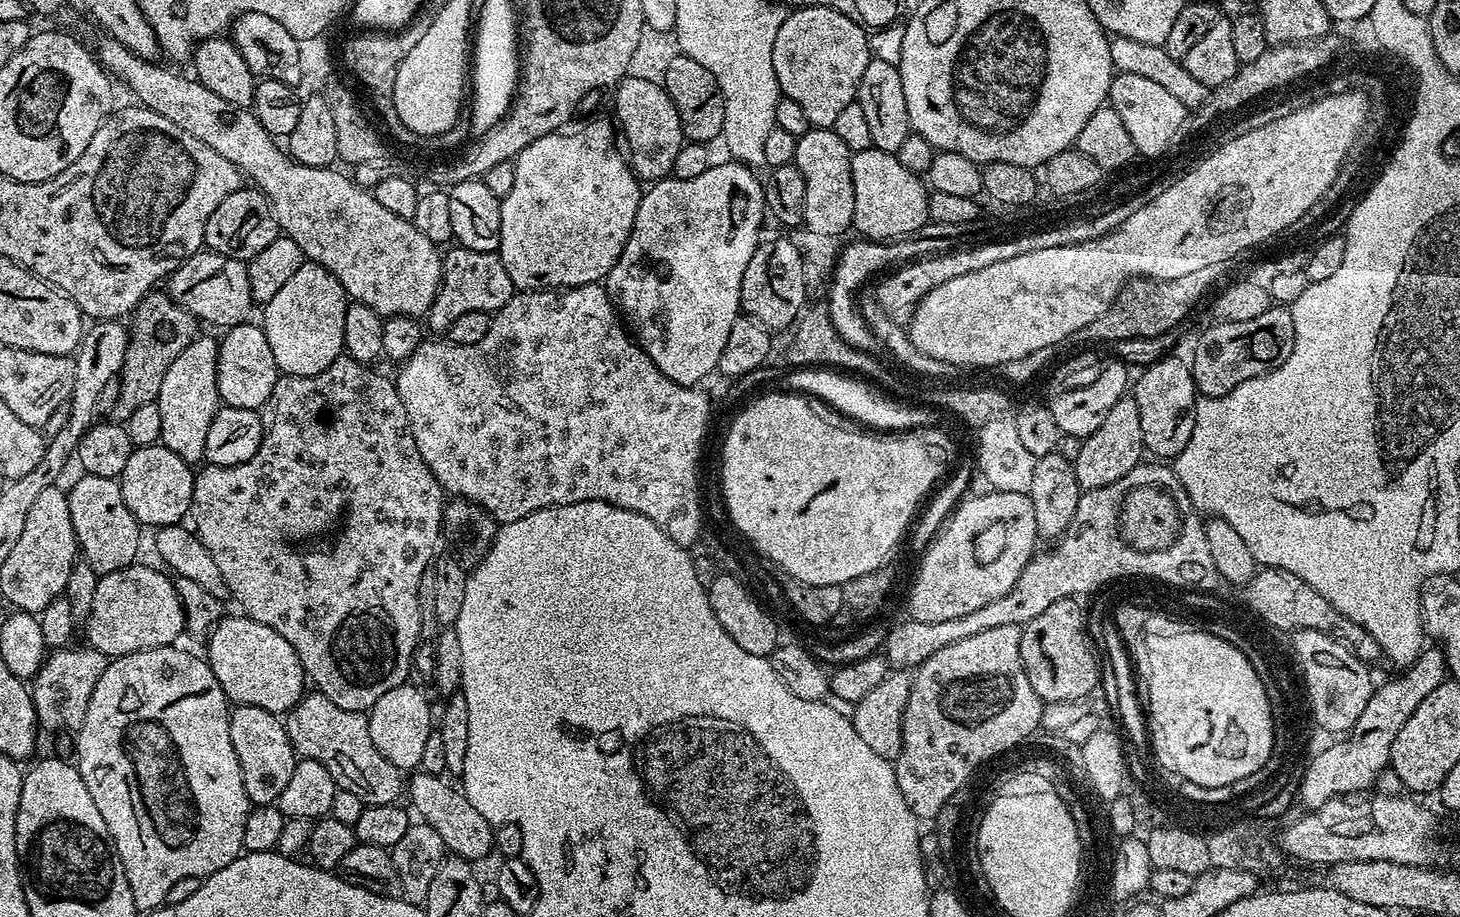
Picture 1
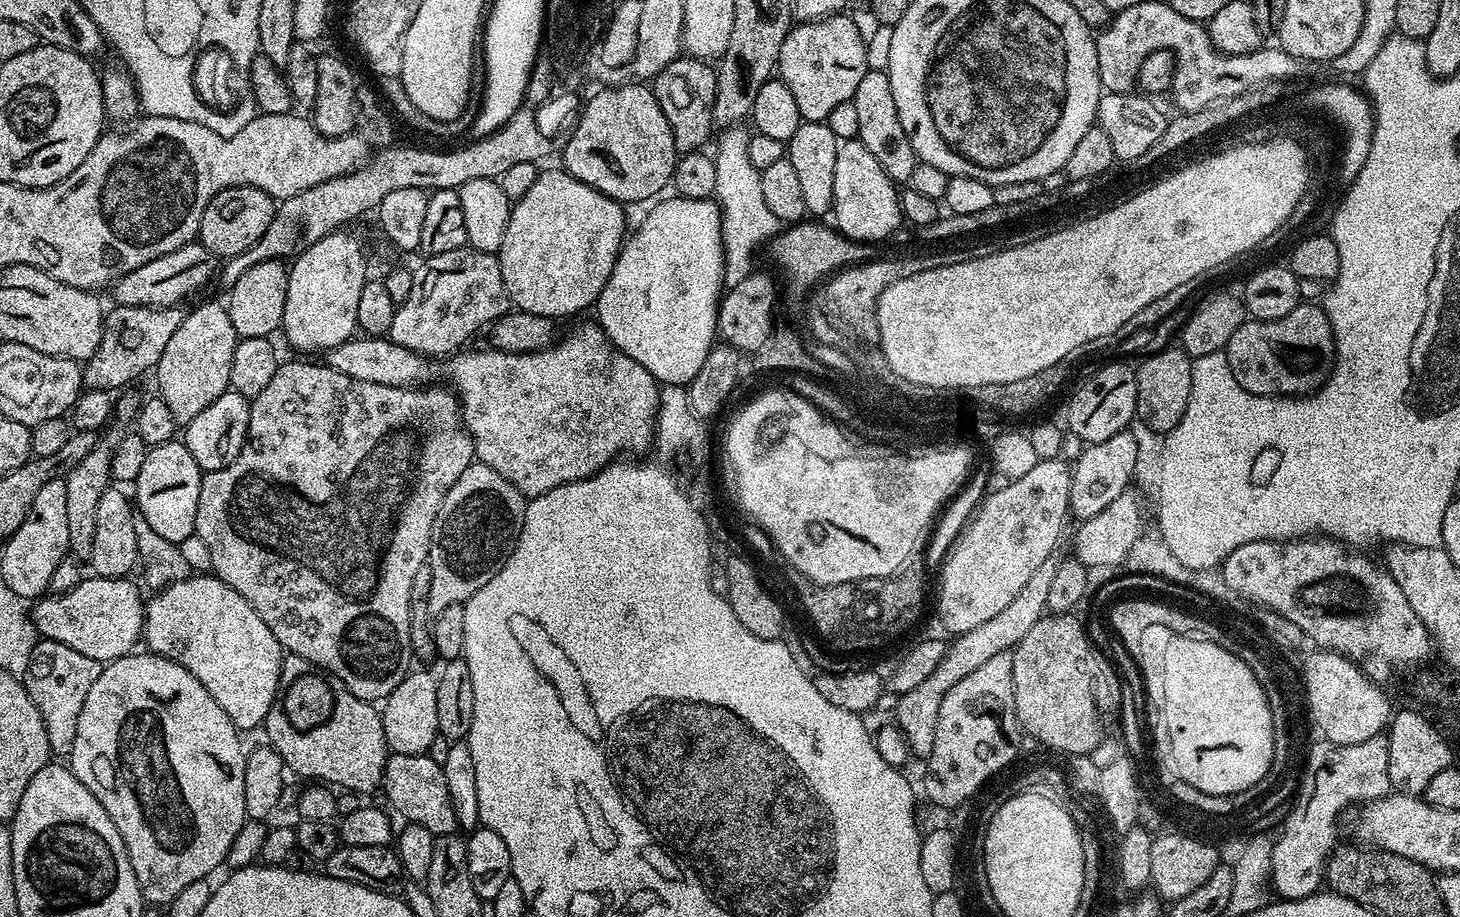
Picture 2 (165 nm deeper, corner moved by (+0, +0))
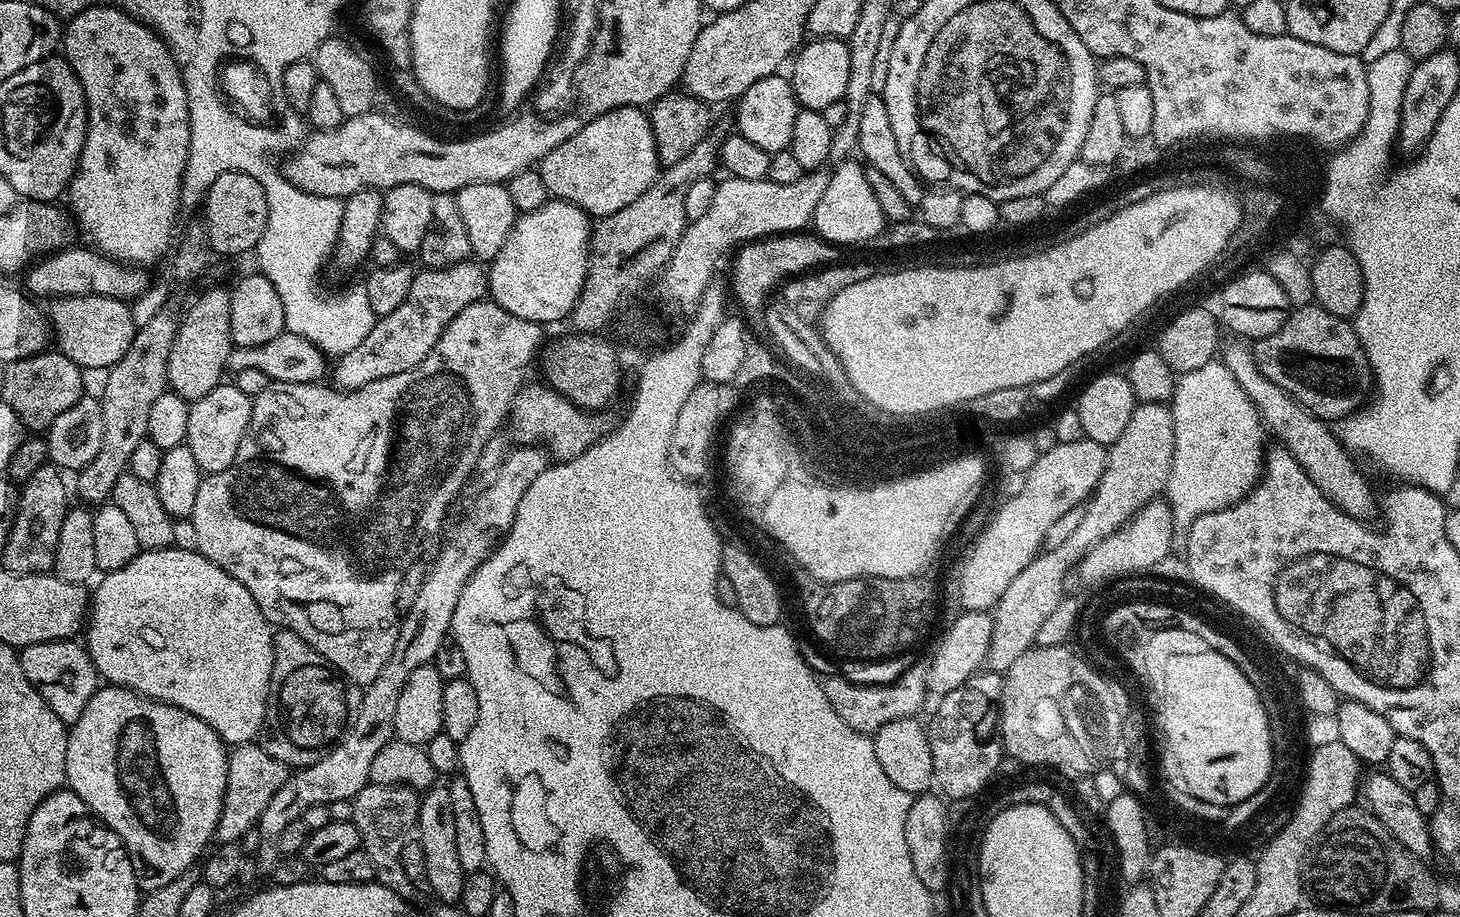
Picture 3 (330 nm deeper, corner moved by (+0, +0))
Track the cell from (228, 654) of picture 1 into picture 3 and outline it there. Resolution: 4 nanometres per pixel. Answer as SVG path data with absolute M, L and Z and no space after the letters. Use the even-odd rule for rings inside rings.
M175 546L164 549L150 549L139 551L126 566L122 566L113 572L103 573L99 577L100 585L96 592L91 593L90 607L86 617L86 647L90 658L94 662L99 679L117 688L131 688L133 692L148 697L150 700L160 700L164 704L173 704L206 722L213 728L225 745L251 744L261 735L264 726L264 715L268 709L268 691L272 681L272 667L274 666L274 635L273 625L258 610L258 602L250 598L250 590L238 582L238 578L230 578L226 570L214 566L210 558L206 558L196 550L182 550Z

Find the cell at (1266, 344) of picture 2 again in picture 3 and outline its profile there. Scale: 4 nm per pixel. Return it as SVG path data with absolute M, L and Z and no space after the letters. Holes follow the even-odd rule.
M1315 302L1301 308L1292 308L1283 326L1274 330L1274 334L1255 341L1251 350L1252 360L1263 376L1270 378L1274 386L1282 386L1282 390L1293 396L1306 411L1313 412L1325 422L1343 421L1353 412L1365 407L1373 395L1372 367L1366 358L1353 321L1330 314L1329 310Z

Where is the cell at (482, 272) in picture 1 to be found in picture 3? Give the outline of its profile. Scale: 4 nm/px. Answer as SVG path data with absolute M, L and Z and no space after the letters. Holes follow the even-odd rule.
M463 260L449 268L424 268L417 271L410 282L410 294L406 302L391 314L379 317L376 325L346 354L335 357L330 368L330 380L335 387L353 392L366 386L366 382L378 382L378 378L390 378L390 374L402 374L414 370L418 362L434 350L438 338L474 302L488 296L488 273L479 263Z

